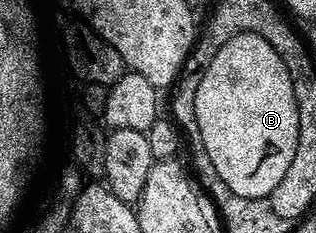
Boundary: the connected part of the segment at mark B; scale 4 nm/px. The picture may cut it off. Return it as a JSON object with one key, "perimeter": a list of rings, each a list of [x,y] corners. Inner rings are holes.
{"perimeter":[[[256,31],[241,33],[217,53],[213,53],[213,61],[209,61],[209,69],[201,77],[201,85],[197,85],[197,125],[194,130],[199,134],[201,150],[209,153],[209,161],[217,169],[217,177],[237,193],[237,197],[250,199],[267,199],[281,185],[281,177],[289,169],[293,161],[293,153],[297,149],[299,136],[299,106],[295,100],[295,83],[291,79],[285,61]]]}

